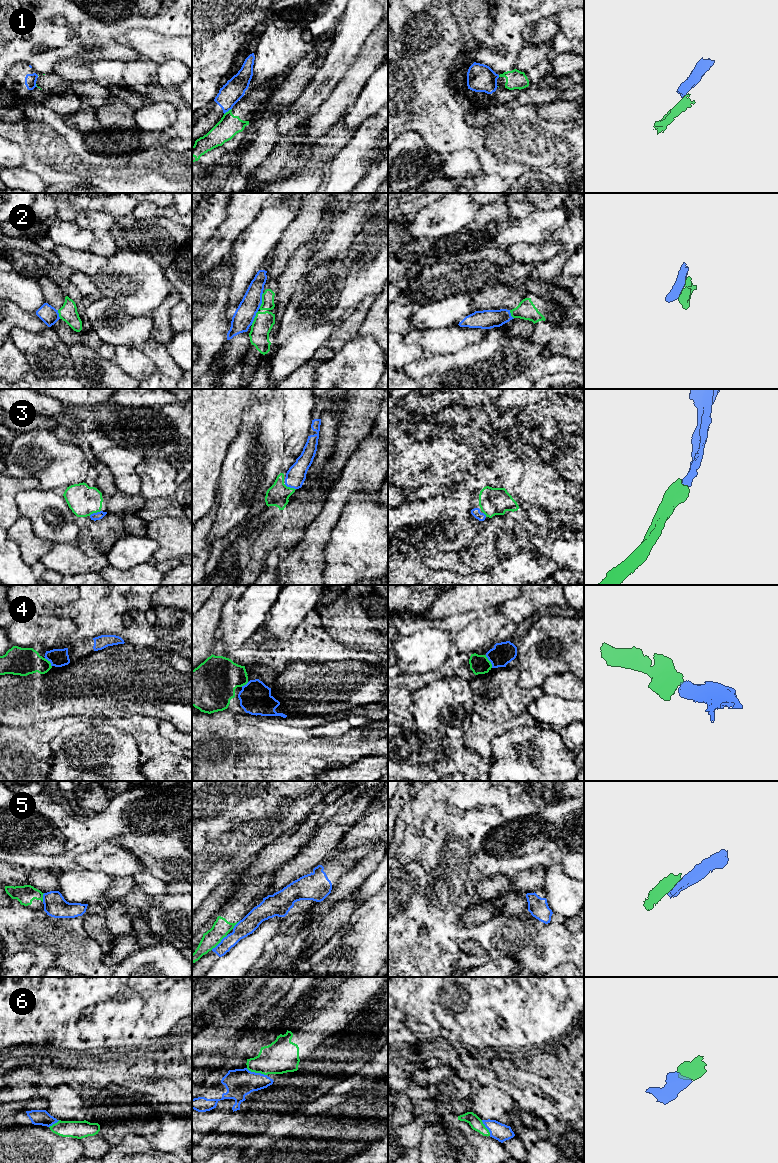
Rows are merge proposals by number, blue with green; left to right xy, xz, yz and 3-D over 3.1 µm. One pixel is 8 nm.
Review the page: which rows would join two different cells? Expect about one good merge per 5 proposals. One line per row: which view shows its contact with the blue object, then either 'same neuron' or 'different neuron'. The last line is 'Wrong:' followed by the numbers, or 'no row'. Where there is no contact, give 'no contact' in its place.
1: xz | different neuron
2: xz | different neuron
3: xy | same neuron
4: yz | same neuron
5: xz | different neuron
6: xz | same neuron
Wrong: 1, 2, 5

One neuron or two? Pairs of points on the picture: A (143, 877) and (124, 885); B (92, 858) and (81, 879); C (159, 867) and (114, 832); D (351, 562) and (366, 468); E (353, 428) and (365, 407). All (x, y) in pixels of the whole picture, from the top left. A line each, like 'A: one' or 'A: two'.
A: two
B: two
C: one
D: two
E: one

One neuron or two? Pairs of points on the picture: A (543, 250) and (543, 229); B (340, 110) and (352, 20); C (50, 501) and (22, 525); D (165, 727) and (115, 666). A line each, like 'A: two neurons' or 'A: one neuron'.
A: two neurons
B: two neurons
C: two neurons
D: two neurons

